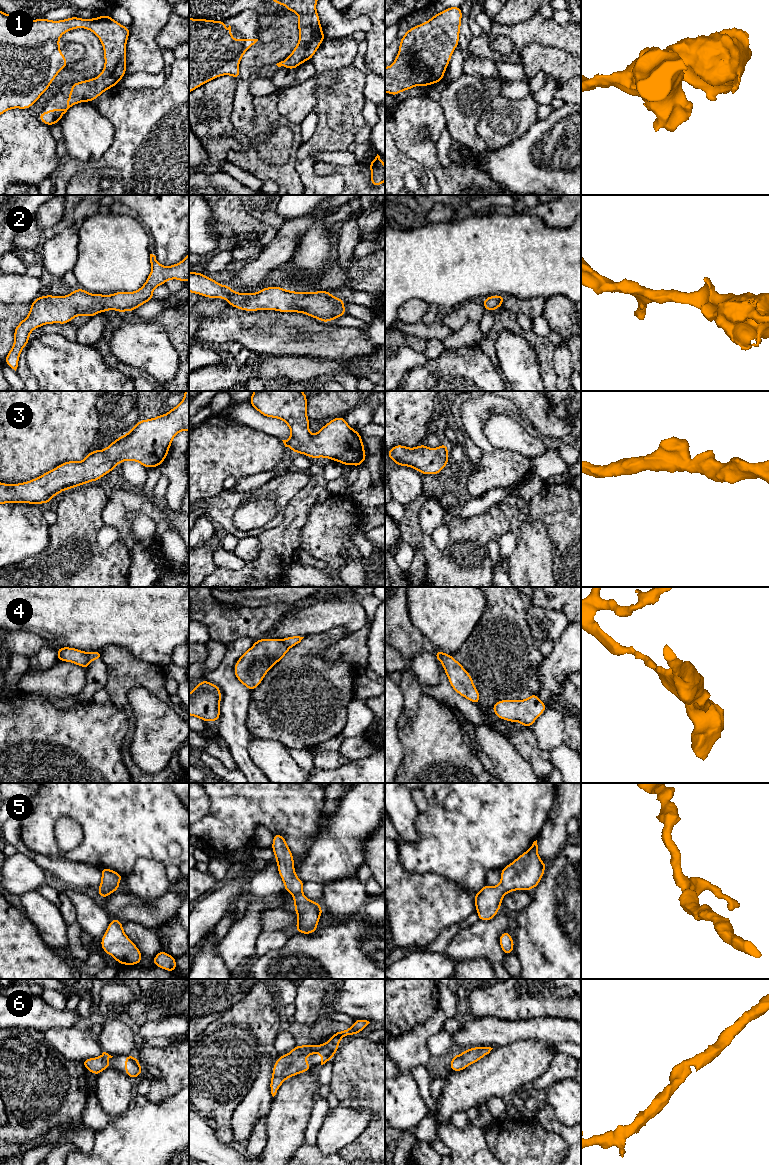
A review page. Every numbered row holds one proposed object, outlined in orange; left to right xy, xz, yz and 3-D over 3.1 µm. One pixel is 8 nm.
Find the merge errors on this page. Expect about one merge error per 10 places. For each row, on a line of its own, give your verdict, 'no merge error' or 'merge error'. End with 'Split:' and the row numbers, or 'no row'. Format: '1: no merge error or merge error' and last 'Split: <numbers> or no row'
1: no merge error
2: no merge error
3: no merge error
4: merge error
5: no merge error
6: no merge error
Split: 4

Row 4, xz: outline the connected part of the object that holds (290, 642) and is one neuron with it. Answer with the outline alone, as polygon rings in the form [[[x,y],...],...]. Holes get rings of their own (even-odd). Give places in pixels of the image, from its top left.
[[[293,636],[293,637],[286,637],[282,641],[285,643],[285,645],[288,648],[291,648],[291,647],[296,646],[298,643],[300,643],[303,638],[304,637]]]

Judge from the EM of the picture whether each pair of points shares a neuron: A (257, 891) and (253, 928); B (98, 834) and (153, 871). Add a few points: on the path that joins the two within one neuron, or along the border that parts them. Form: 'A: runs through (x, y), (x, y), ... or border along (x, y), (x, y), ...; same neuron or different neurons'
A: border along (254, 899), (265, 900); different neurons
B: border along (159, 862), (138, 858), (124, 876); different neurons

